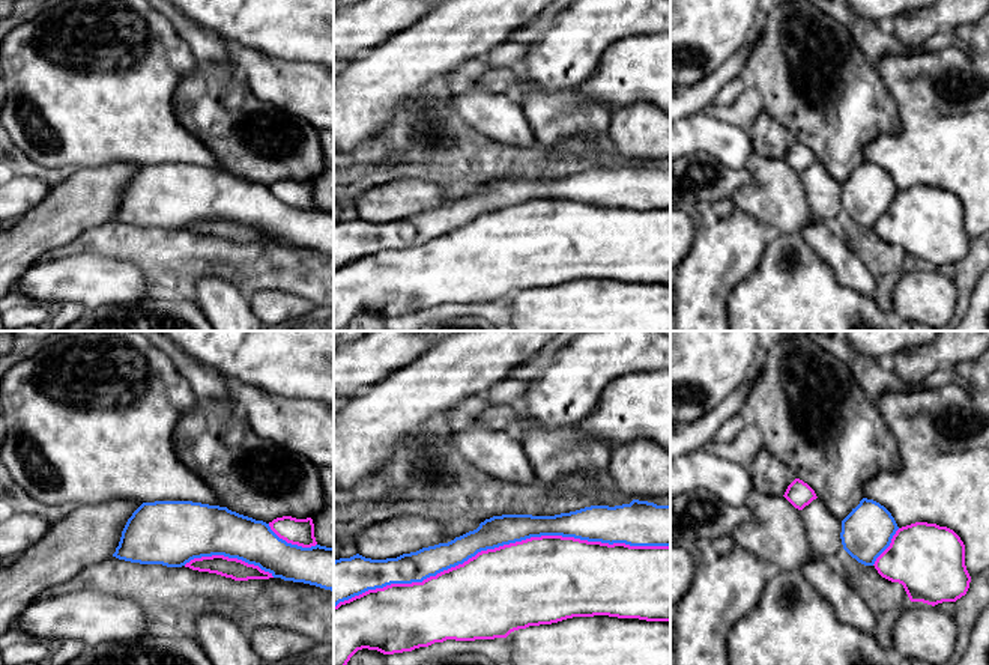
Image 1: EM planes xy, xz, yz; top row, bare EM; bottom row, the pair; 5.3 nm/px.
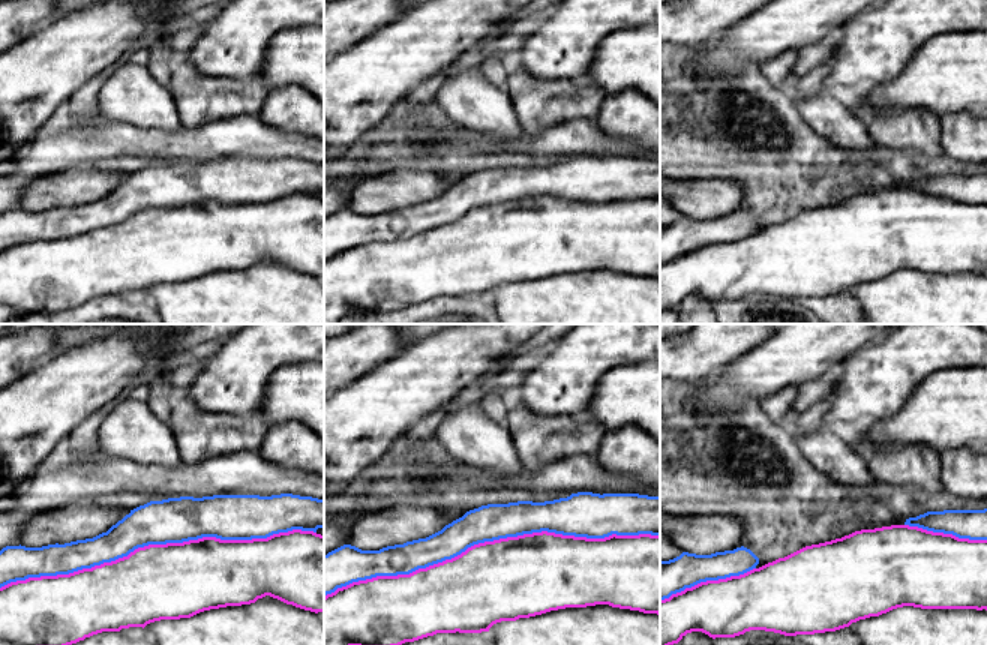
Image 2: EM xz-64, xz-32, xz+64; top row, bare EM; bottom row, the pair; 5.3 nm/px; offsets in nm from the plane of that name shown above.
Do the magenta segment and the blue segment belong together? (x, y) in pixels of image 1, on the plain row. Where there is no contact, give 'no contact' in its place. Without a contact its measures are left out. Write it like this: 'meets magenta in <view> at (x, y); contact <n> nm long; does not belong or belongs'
meets magenta in xz at (501, 209); contact 1800 nm long; belongs

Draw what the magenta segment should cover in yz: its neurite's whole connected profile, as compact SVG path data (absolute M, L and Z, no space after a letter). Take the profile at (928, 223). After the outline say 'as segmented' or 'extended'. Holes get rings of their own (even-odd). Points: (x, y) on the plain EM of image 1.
M863 161L842 184L843 212L864 229L873 229L878 236L903 248L911 265L938 268L956 265L966 257L971 239L965 229L965 208L947 190L915 185L899 191L891 176L873 162Z | extended

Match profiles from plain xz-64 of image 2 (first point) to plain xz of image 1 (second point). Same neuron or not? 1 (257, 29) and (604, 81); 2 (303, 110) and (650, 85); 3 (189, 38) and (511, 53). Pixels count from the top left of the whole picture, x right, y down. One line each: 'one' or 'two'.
1: two
2: two
3: one

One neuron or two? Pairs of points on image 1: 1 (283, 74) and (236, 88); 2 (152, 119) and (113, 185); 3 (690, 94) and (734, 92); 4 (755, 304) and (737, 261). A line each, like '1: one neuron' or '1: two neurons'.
1: two neurons
2: two neurons
3: two neurons
4: two neurons

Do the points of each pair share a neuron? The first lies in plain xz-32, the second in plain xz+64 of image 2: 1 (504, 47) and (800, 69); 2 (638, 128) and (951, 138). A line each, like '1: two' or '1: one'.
1: one
2: one

